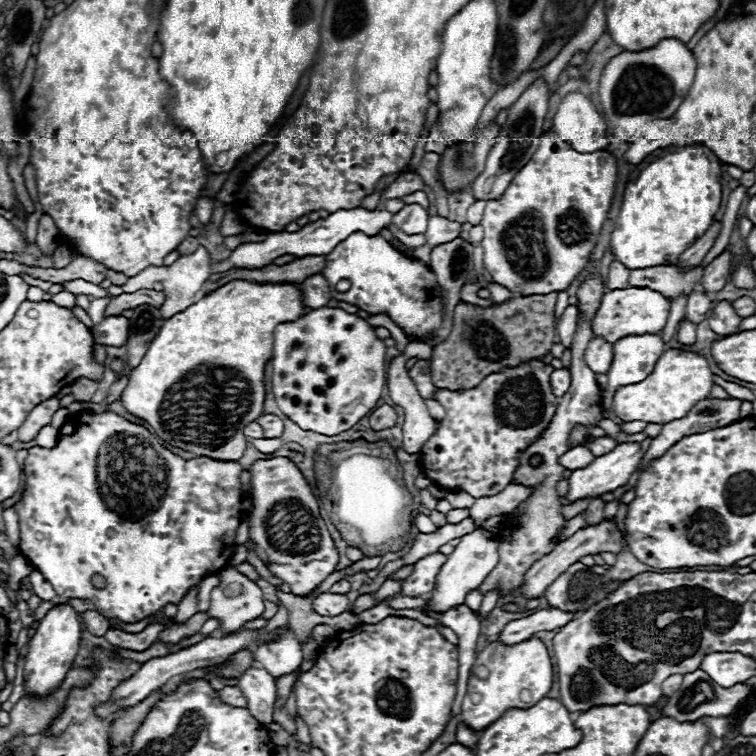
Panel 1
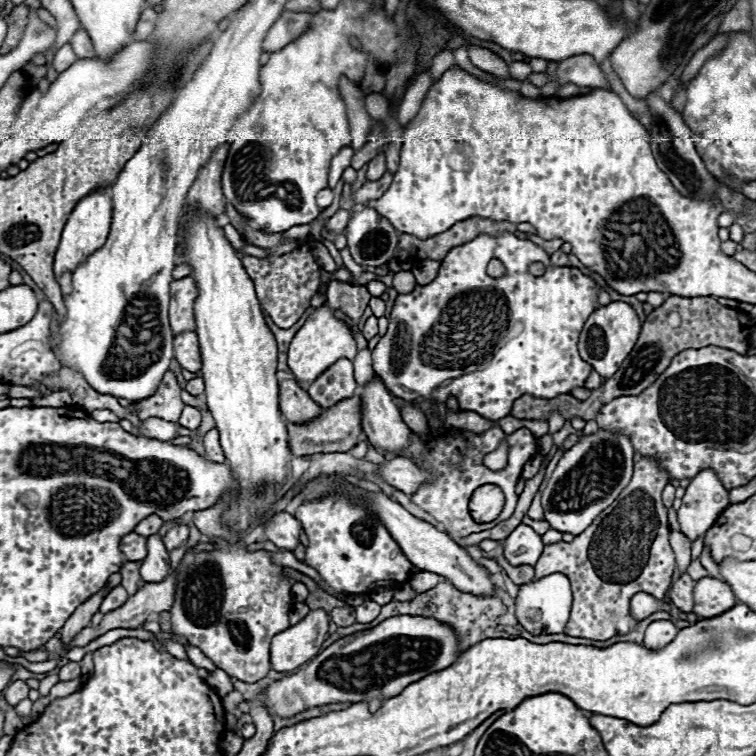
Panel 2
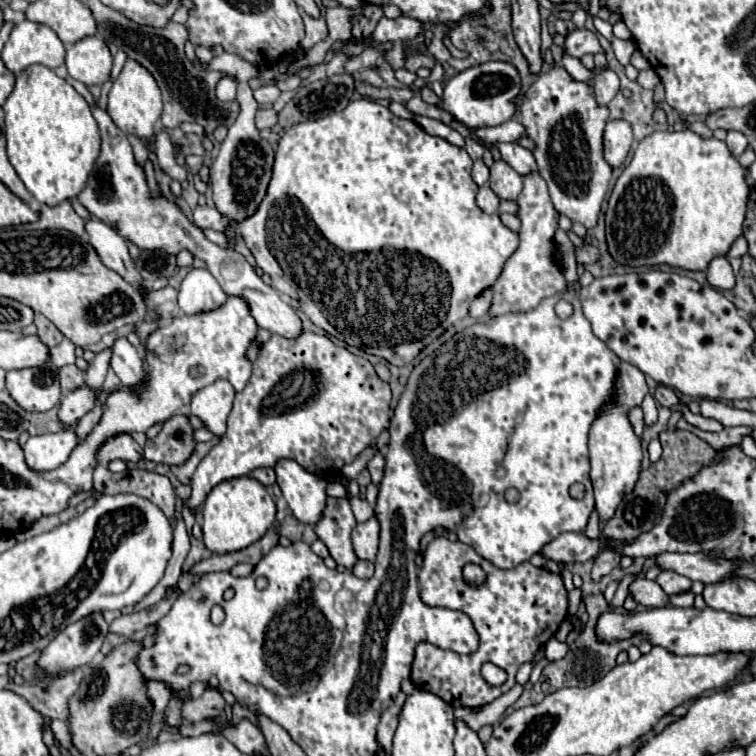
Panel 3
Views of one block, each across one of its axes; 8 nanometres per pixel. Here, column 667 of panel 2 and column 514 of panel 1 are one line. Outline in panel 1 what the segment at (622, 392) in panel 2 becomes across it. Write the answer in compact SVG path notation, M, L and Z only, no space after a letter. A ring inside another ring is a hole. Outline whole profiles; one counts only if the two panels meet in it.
M556 292L544 296L522 296L490 308L474 308L466 302L460 302L454 310L454 326L450 336L432 350L432 384L452 392L470 390L476 388L488 374L502 372L504 368L516 368L522 362L546 356L556 336L556 298ZM518 316L524 318L522 324L514 322Z

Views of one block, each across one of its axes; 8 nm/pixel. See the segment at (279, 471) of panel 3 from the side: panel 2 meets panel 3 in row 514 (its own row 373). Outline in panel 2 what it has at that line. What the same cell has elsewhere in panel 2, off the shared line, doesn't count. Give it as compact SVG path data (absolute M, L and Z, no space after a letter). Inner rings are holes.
M324 304L308 316L306 324L298 330L298 334L290 342L288 366L296 374L298 382L312 382L312 380L316 380L316 376L320 376L320 372L330 368L338 358L354 360L356 352L358 350L356 350L356 340L352 336L352 330L346 326L346 322L342 318L336 316L334 308Z

